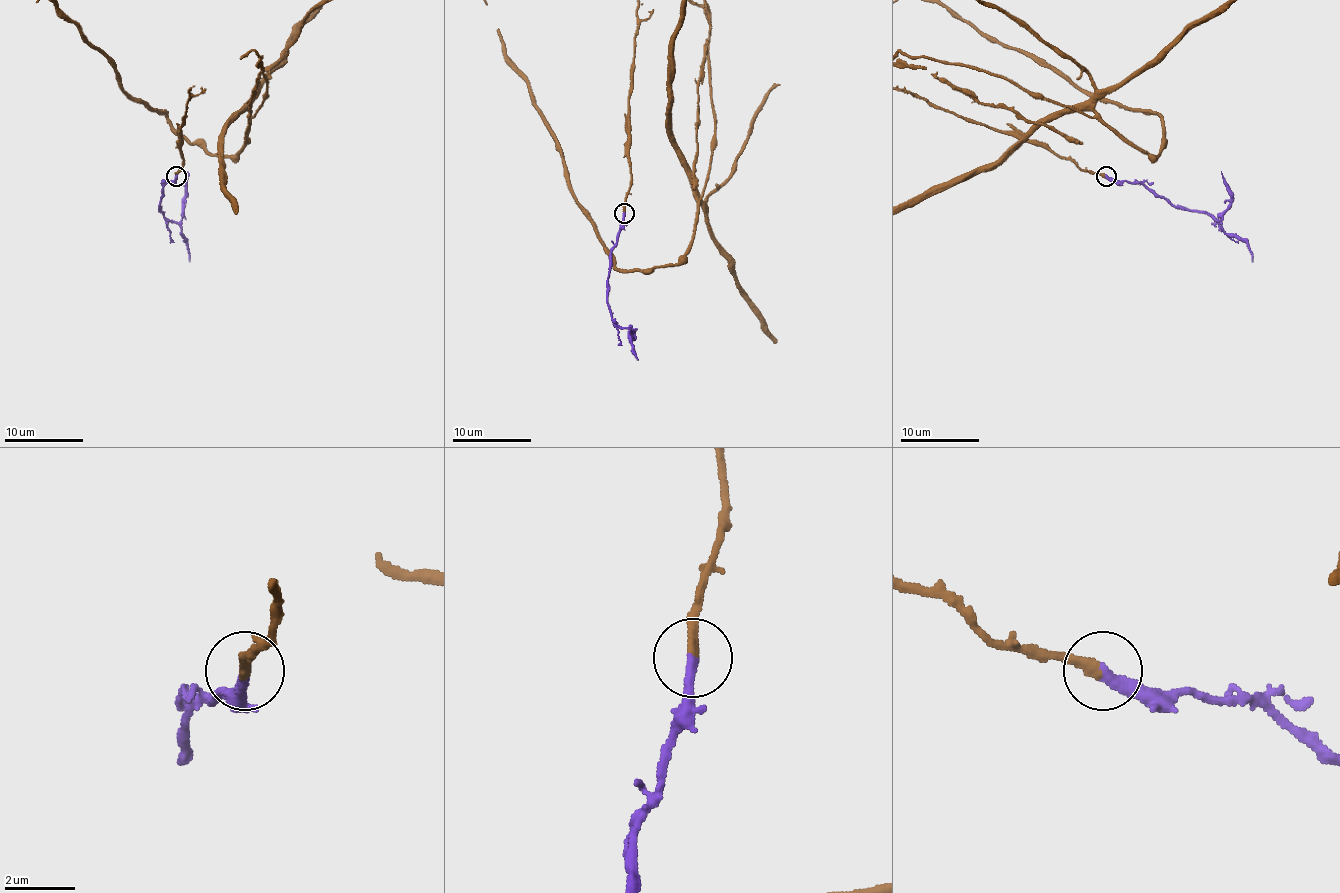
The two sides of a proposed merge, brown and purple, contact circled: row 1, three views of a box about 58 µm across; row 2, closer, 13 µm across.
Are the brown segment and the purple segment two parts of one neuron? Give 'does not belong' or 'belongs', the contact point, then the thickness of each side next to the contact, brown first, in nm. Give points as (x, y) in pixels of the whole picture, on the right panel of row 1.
belongs; place (1106, 176); calibres 300 and 340 nm

